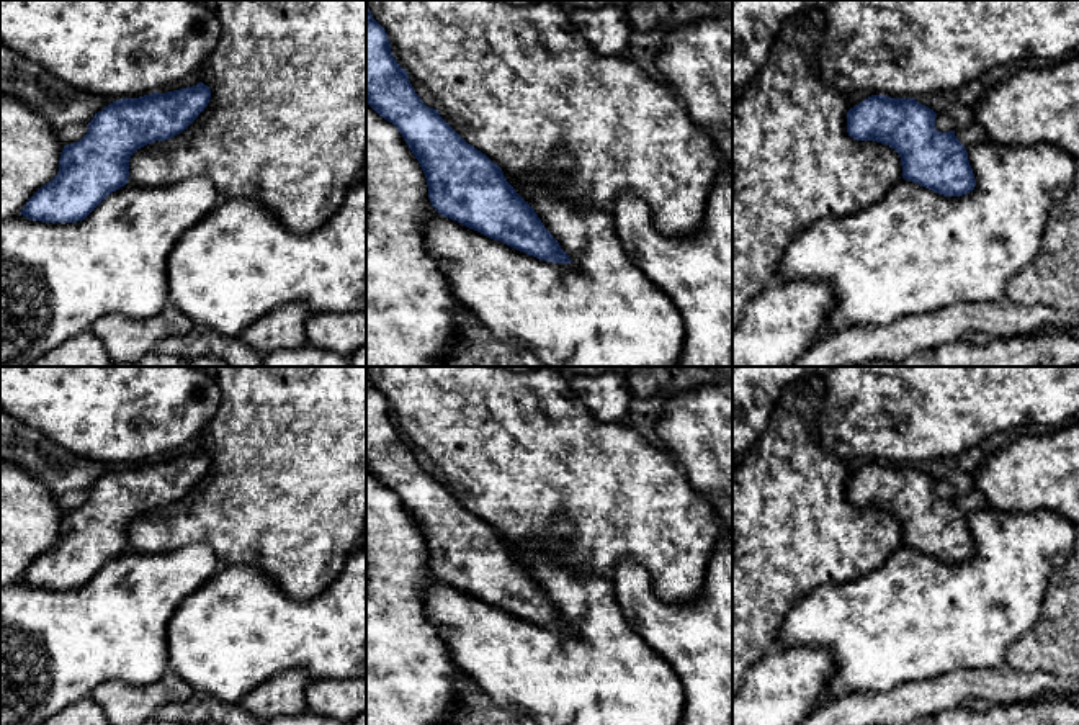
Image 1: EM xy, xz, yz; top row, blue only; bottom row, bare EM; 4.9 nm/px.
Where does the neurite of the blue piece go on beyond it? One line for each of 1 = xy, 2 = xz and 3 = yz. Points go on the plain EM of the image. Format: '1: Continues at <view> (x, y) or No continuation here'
1: No continuation here
2: No continuation here
3: No continuation here

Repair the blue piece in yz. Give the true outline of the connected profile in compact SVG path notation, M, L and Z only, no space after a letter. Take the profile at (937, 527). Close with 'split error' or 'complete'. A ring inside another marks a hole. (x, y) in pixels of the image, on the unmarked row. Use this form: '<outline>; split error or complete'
M871 462L848 476L847 499L894 516L904 547L943 563L963 563L976 553L966 514L955 498L937 498L935 483L916 465Z; complete

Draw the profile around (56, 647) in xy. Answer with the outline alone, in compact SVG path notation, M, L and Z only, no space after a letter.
M206 543L170 552L126 550L108 561L85 586L43 589L15 581L0 589L0 725L39 725L106 681L142 687L168 669L168 622L178 606L221 570Z

